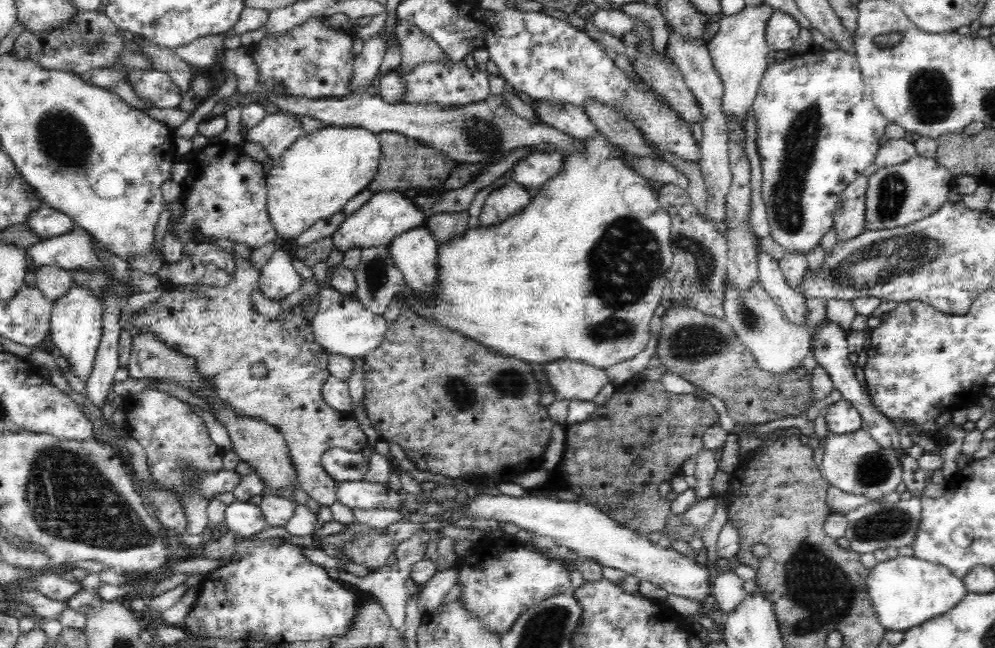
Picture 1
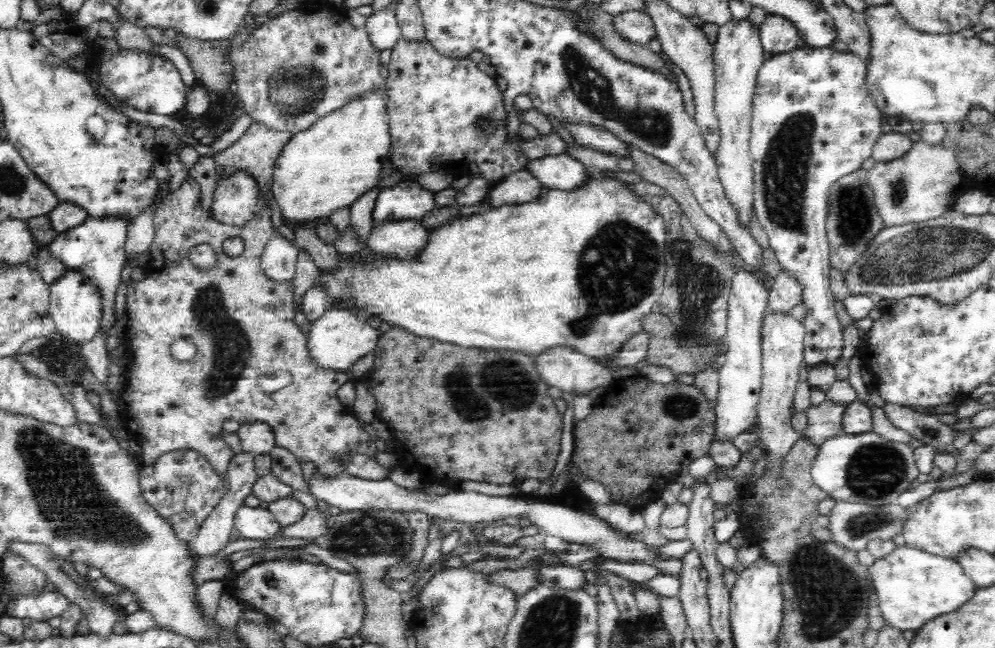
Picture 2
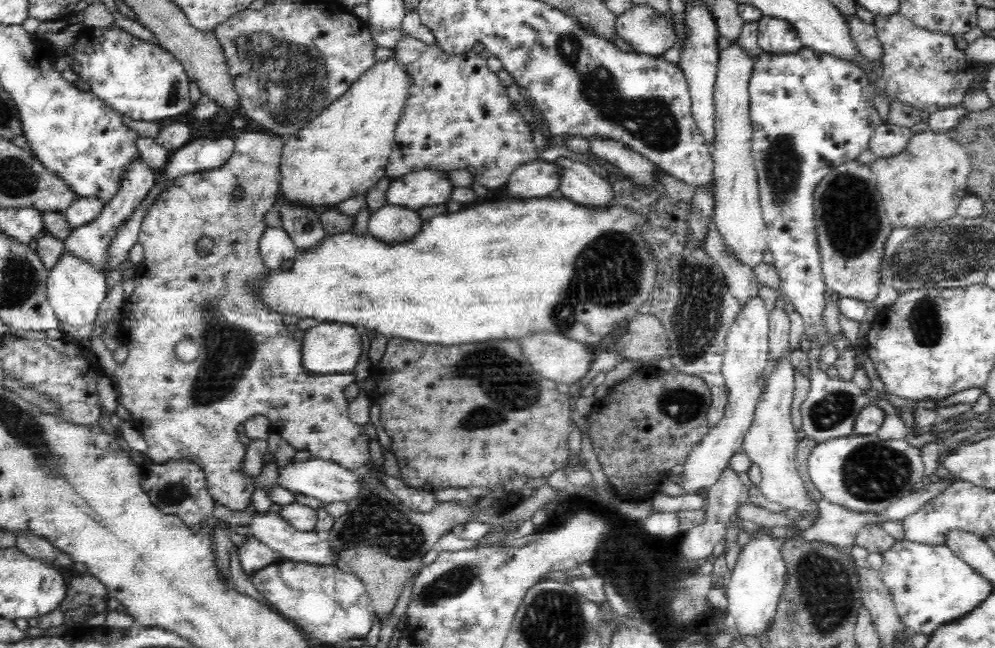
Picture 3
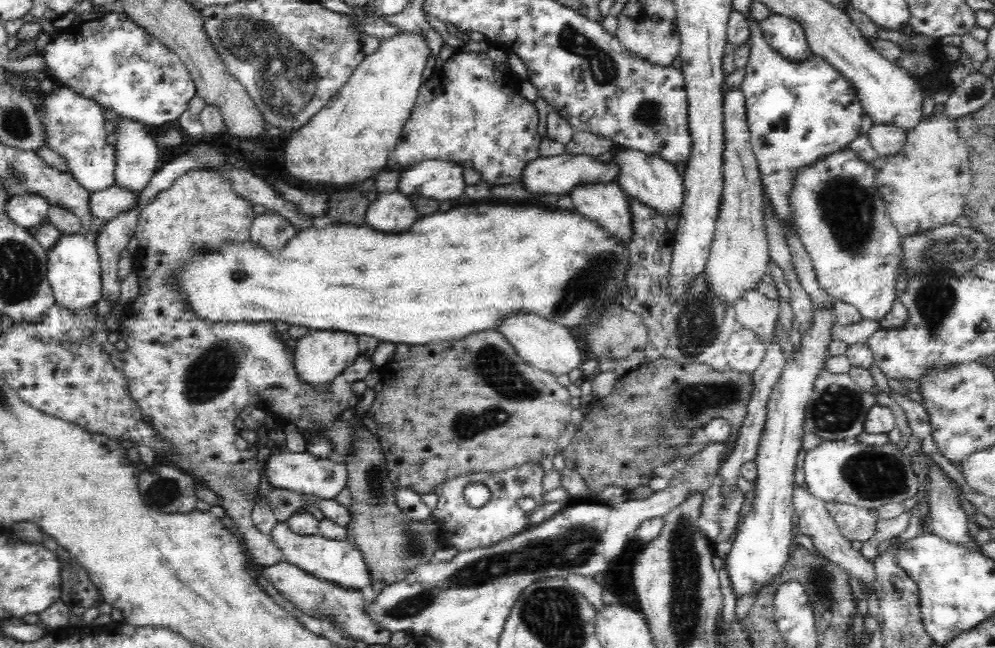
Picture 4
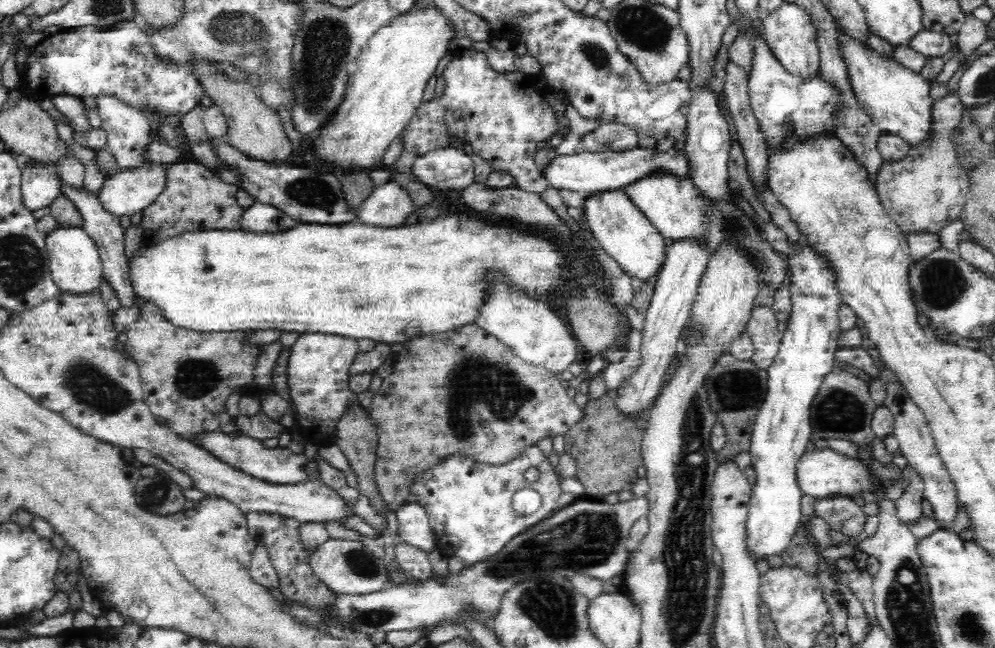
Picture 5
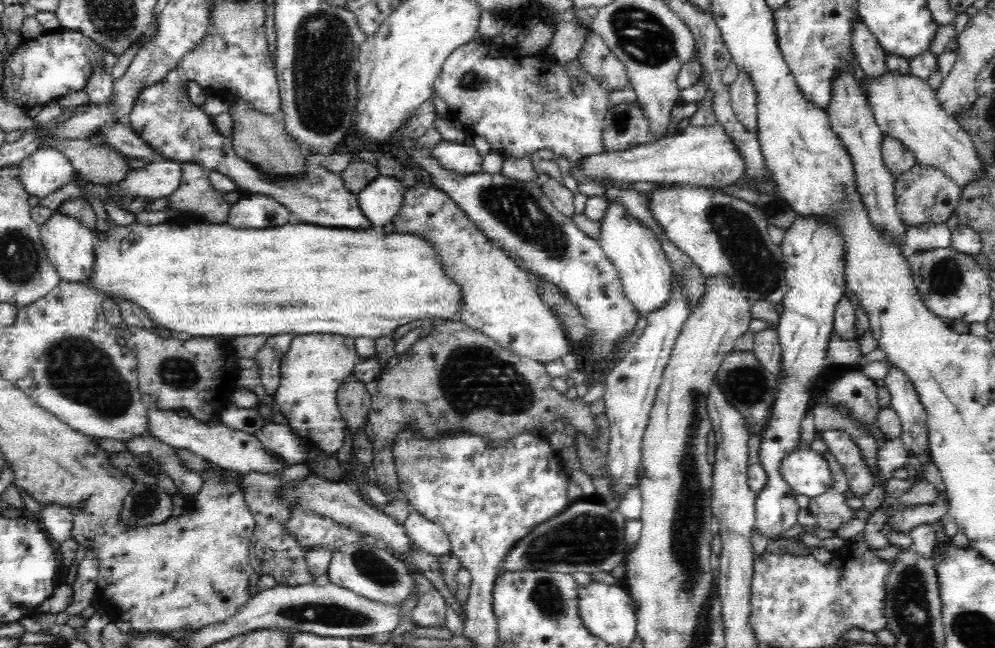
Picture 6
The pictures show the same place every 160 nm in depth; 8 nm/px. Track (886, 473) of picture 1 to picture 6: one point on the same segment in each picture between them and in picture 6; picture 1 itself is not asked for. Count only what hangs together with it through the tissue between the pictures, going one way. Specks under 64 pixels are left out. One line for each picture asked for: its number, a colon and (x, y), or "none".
2: (865, 468)
3: (864, 473)
4: (845, 471)
5: (821, 473)
6: (807, 472)

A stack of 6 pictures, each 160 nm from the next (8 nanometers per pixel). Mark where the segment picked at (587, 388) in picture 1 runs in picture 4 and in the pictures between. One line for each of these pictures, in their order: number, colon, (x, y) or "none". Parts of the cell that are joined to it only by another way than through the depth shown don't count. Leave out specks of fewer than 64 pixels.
2: (570, 371)
3: (565, 361)
4: (546, 346)

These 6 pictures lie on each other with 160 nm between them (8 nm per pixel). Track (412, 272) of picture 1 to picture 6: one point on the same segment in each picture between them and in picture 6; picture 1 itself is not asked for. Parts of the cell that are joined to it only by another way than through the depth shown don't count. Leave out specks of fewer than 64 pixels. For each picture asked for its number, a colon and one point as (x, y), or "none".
2: (397, 239)
3: (392, 224)
4: (392, 212)
5: (388, 206)
6: (380, 200)

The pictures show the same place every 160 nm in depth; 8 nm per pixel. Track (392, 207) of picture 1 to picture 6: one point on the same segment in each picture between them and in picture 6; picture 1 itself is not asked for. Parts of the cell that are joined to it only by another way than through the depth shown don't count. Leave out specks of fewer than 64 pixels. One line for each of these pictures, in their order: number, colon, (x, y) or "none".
2: (407, 200)
3: (413, 191)
4: (436, 180)
5: (449, 169)
6: (462, 158)

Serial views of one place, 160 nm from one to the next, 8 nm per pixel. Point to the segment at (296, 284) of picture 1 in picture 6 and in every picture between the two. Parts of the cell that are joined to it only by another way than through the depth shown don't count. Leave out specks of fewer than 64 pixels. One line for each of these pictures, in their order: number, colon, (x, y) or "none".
2: (279, 258)
3: (276, 246)
4: (271, 231)
5: (260, 218)
6: (254, 210)

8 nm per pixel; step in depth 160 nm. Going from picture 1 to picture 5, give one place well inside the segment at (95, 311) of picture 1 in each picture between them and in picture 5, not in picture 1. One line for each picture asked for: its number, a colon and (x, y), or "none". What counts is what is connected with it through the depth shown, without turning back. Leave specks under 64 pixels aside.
2: (75, 308)
3: (75, 288)
4: (73, 266)
5: (75, 265)

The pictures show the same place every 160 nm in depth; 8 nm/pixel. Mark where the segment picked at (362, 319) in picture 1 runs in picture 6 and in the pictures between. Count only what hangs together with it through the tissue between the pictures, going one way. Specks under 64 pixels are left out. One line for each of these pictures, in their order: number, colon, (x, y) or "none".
2: (336, 340)
3: (326, 349)
4: (319, 356)
5: (317, 372)
6: (311, 372)

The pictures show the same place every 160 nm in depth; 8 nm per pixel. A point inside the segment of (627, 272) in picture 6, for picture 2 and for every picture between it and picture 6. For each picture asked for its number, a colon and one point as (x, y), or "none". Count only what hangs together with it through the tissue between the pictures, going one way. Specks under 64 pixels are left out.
2: (562, 172)
3: (579, 183)
4: (605, 204)
5: (626, 234)

